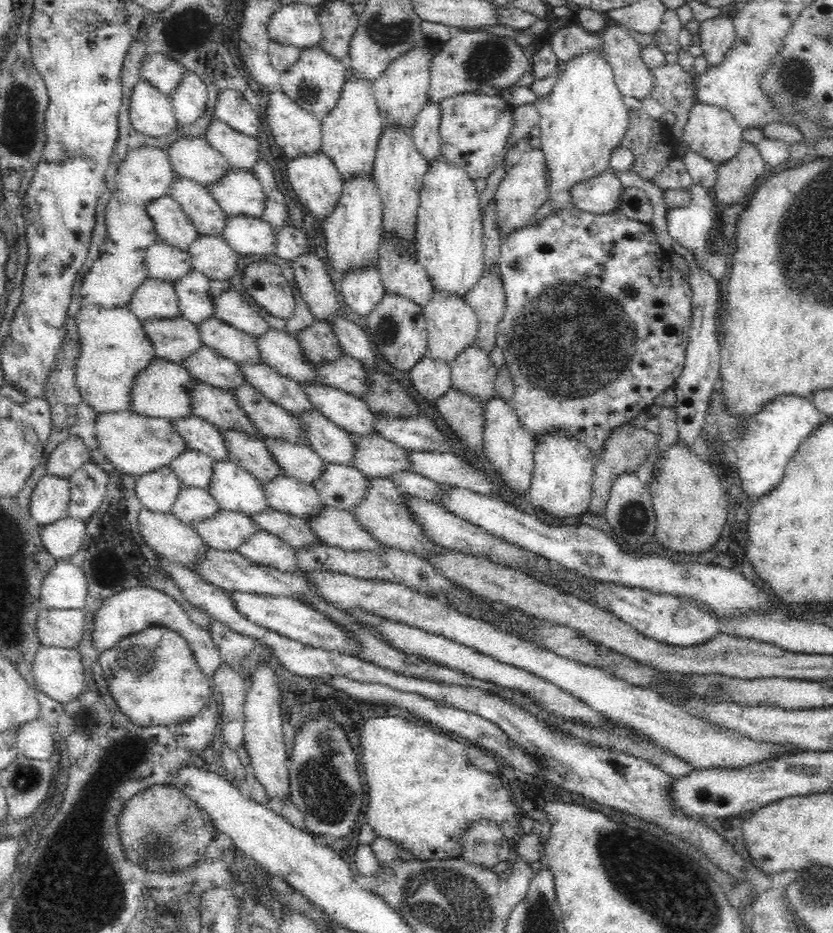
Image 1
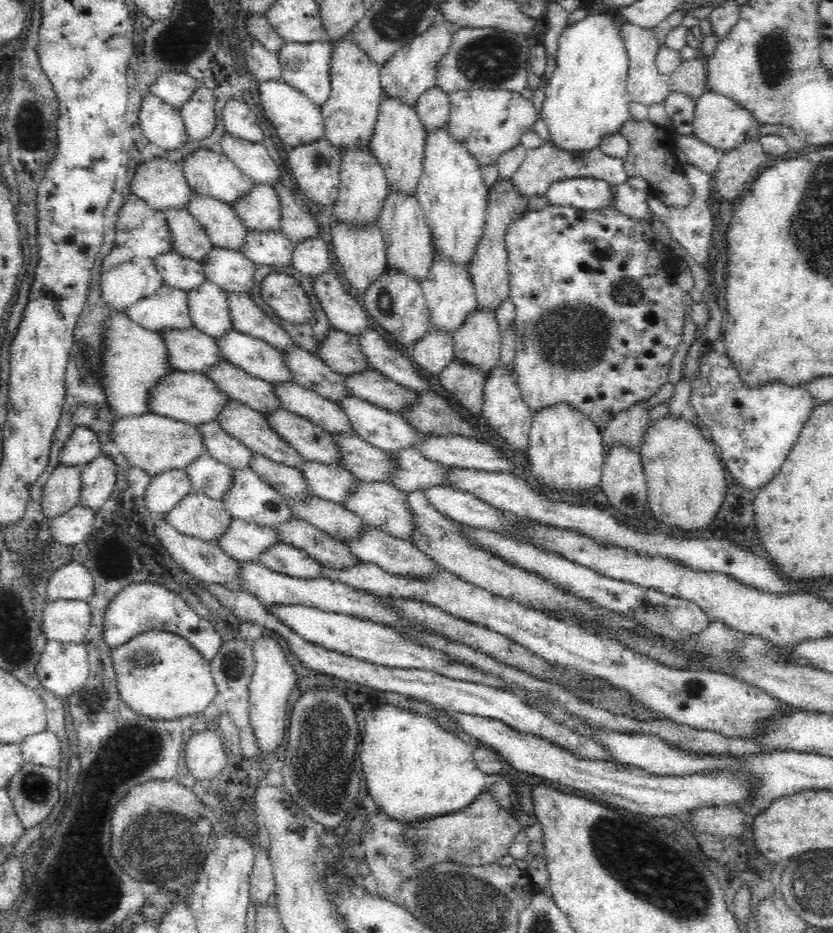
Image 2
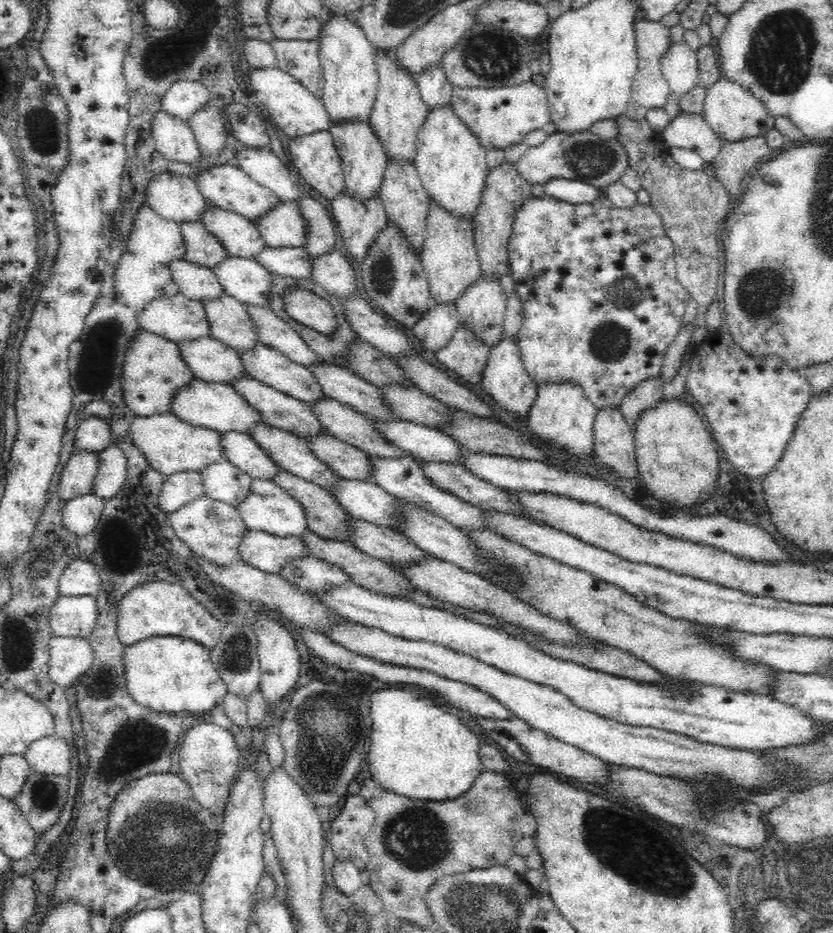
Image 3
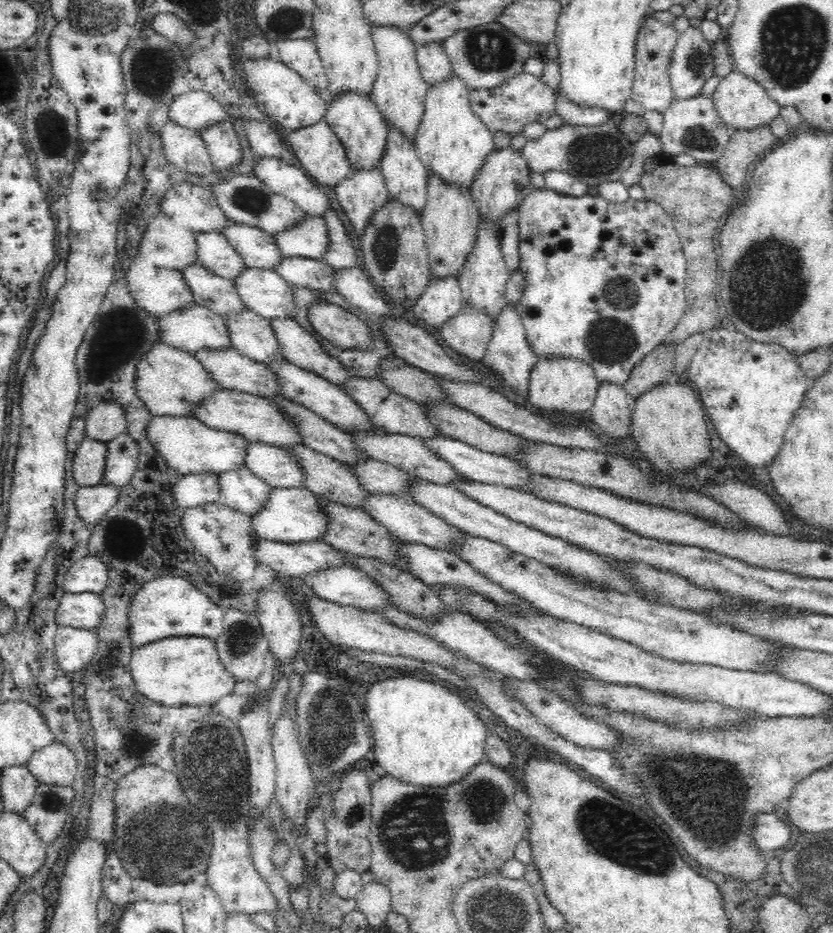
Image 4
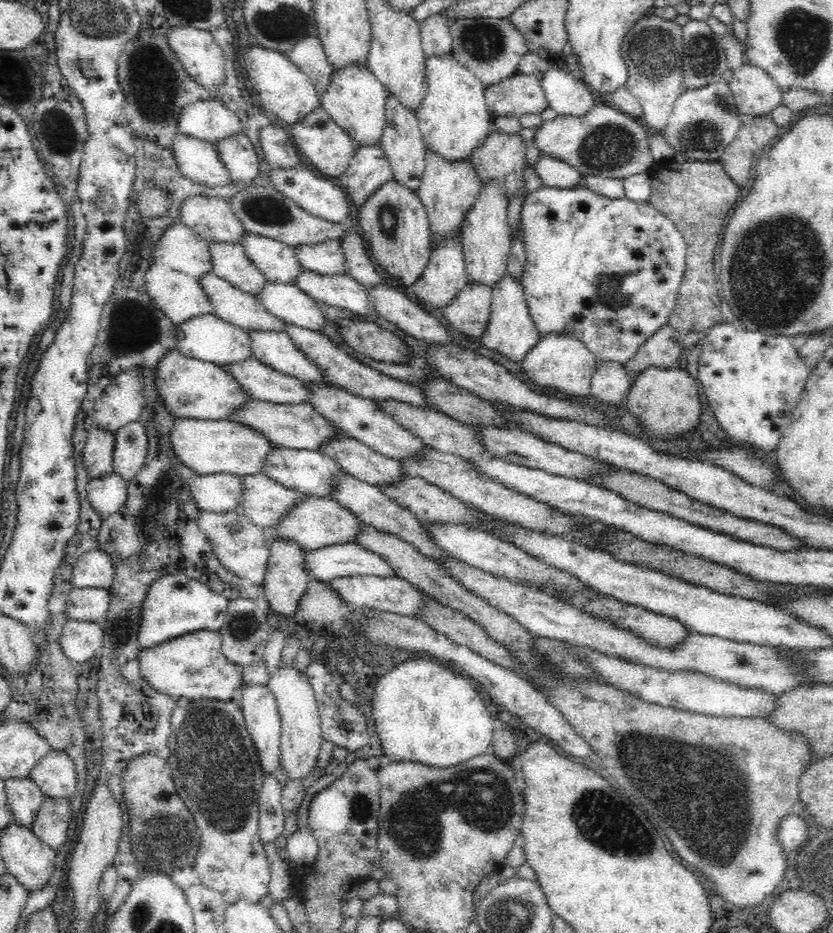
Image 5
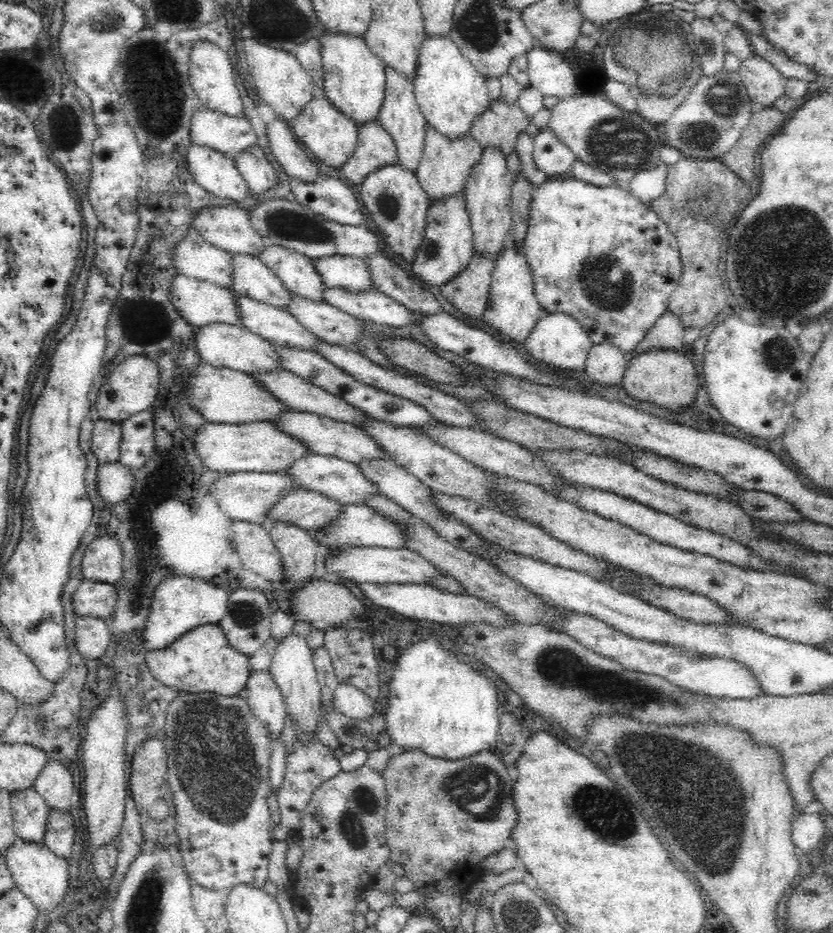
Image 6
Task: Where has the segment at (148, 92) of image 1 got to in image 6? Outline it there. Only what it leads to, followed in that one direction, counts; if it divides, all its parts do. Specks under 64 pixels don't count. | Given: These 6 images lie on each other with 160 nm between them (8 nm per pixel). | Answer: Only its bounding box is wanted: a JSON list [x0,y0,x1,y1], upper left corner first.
[185,143,251,202]

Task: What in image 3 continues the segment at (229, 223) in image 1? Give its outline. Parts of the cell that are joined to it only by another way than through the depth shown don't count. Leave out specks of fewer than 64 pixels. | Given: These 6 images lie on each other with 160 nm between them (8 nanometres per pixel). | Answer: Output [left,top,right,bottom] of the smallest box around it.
[254,246,312,279]

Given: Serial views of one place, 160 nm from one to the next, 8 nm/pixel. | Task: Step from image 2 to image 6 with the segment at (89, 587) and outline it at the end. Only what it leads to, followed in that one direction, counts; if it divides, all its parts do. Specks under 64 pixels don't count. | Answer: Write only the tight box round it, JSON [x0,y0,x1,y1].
[81,536,122,585]

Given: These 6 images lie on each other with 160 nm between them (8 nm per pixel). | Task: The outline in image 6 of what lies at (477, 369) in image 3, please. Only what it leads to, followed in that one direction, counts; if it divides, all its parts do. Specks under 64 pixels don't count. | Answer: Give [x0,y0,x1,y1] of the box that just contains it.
[440,254,495,322]

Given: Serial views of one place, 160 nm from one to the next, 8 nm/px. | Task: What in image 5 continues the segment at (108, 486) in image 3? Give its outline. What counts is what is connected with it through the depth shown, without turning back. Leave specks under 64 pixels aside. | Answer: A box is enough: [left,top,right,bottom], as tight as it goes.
[113,420,146,483]

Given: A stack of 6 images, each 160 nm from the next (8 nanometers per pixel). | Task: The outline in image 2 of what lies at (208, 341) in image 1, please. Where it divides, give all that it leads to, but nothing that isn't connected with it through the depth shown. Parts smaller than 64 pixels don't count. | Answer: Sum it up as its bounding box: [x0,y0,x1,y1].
[215,327,290,384]

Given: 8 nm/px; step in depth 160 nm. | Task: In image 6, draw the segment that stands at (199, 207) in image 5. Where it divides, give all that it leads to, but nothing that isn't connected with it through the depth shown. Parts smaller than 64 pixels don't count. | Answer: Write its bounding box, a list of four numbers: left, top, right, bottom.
[190,205,264,256]

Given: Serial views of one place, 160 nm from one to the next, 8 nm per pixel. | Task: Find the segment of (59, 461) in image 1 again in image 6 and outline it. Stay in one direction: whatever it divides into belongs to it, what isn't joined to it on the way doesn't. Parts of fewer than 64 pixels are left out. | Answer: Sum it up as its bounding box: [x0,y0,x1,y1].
[97,354,160,423]

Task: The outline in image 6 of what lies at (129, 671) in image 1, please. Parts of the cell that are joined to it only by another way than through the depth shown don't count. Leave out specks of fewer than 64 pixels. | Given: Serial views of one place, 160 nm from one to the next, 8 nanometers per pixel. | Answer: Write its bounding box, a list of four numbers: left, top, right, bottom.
[145,625,251,696]

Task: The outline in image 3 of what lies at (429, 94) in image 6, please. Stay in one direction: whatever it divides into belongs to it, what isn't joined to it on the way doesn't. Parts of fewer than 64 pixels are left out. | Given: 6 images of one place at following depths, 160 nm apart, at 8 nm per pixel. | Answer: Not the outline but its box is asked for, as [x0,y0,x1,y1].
[415,105,490,224]

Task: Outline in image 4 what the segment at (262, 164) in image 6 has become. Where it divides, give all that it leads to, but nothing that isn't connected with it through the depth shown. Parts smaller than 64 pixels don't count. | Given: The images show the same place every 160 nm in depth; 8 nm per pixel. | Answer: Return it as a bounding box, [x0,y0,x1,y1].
[199,118,241,170]

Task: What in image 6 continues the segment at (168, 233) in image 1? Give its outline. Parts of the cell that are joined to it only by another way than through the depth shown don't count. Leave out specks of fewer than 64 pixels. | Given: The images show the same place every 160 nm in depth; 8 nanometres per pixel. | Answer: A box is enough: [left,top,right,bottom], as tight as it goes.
[229,252,292,310]

